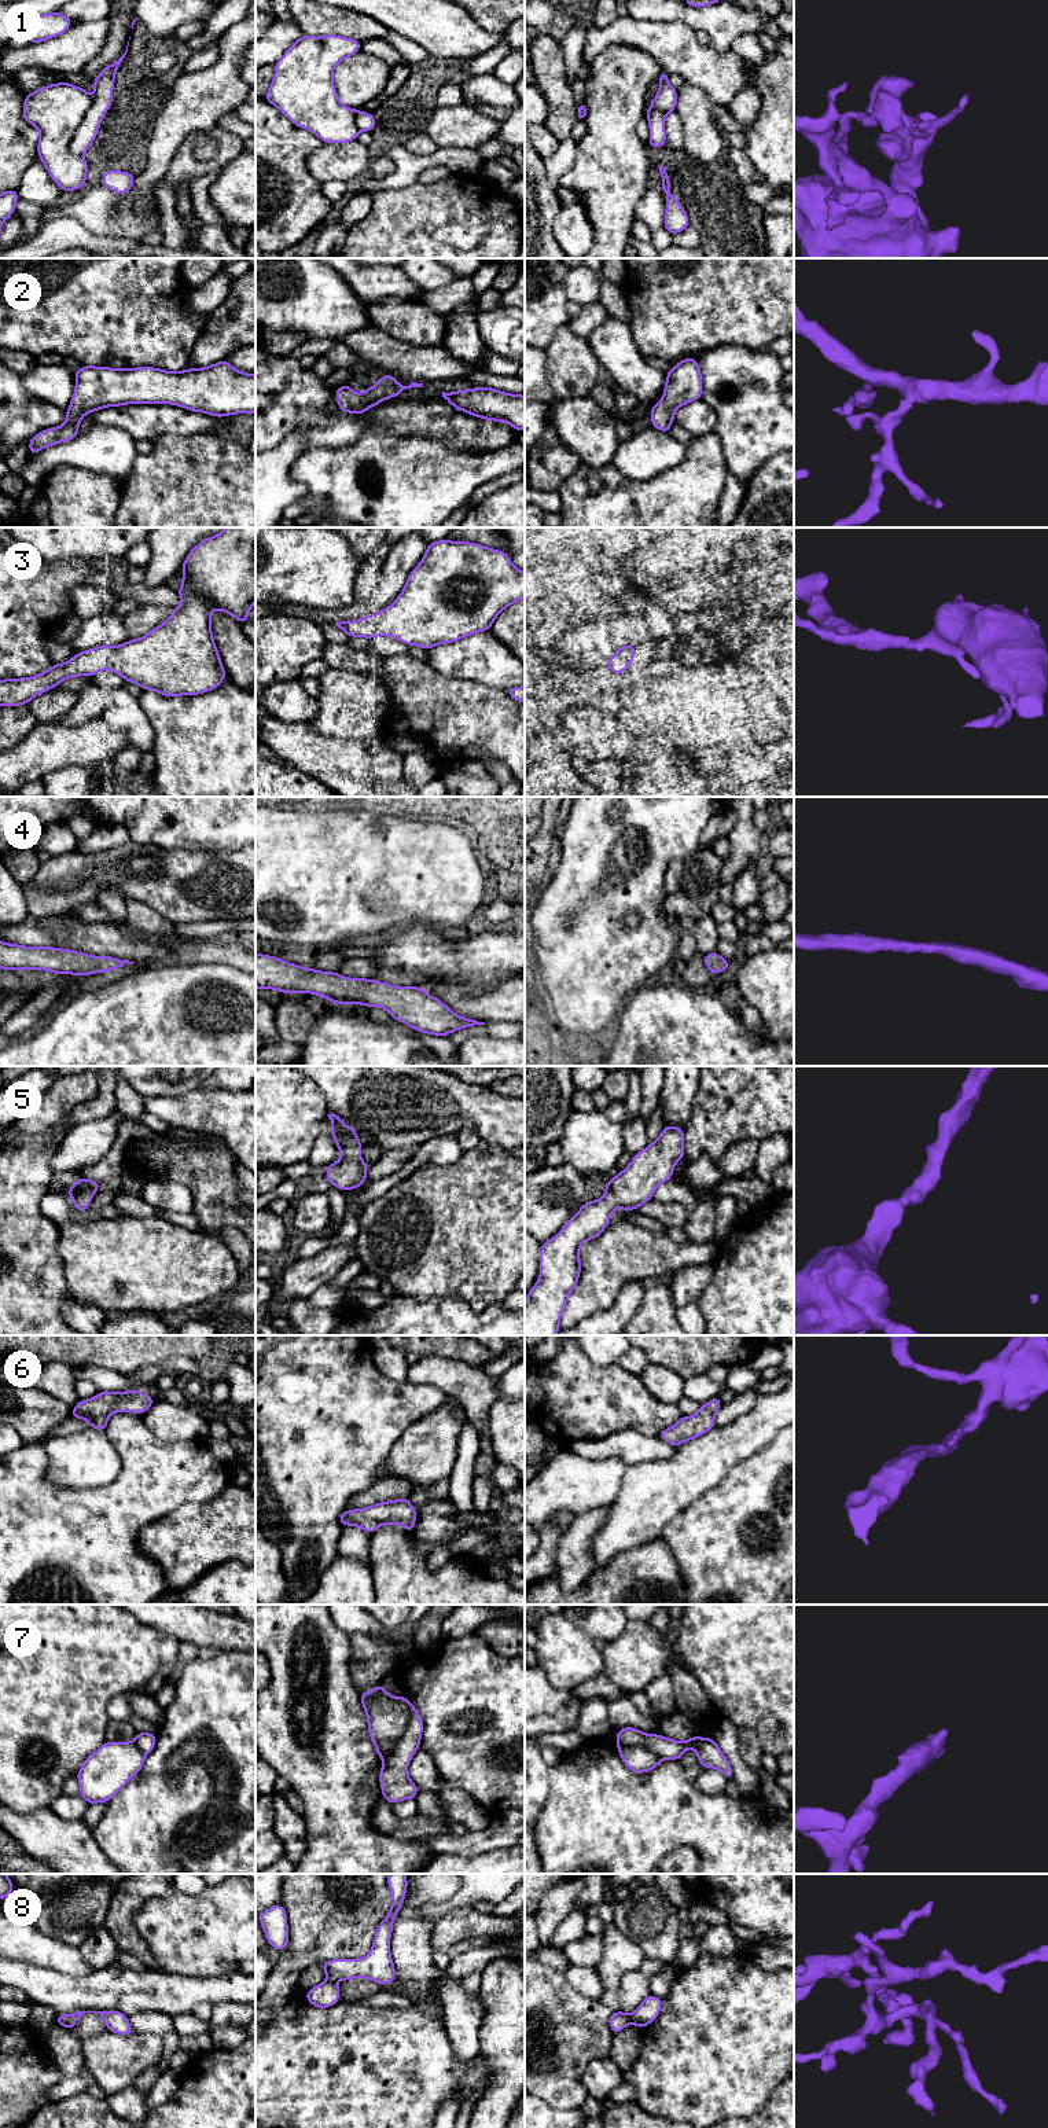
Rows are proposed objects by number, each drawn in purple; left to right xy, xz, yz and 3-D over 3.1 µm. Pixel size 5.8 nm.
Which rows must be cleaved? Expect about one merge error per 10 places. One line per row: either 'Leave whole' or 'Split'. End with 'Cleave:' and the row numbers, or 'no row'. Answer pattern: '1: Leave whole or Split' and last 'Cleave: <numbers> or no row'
1: Leave whole
2: Leave whole
3: Leave whole
4: Leave whole
5: Leave whole
6: Leave whole
7: Leave whole
8: Split
Cleave: 8

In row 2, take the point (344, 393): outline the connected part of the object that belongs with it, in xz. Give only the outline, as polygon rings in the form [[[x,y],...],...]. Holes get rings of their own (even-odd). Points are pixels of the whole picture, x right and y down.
[[[383,374],[375,386],[365,389],[361,394],[354,393],[349,385],[339,386],[335,392],[337,404],[343,412],[360,415],[376,404],[398,396],[405,389],[423,386],[423,383],[416,382],[404,386],[396,379],[393,375]]]

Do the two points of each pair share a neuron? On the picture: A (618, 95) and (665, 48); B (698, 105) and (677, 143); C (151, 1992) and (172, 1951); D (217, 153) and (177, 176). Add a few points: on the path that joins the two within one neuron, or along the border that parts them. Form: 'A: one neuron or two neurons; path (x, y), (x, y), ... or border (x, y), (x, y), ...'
A: two neurons; border (625, 44), (644, 50), (661, 70)
B: two neurons; border (675, 110), (681, 125), (684, 146)
C: two neurons; border (164, 1970), (195, 1977)
D: one neuron; path (208, 153), (201, 153), (187, 166)

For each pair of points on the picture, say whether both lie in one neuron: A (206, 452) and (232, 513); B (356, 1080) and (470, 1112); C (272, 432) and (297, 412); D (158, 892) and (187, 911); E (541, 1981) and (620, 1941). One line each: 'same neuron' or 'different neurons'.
A: same neuron
B: same neuron
C: same neuron
D: same neuron
E: different neurons

